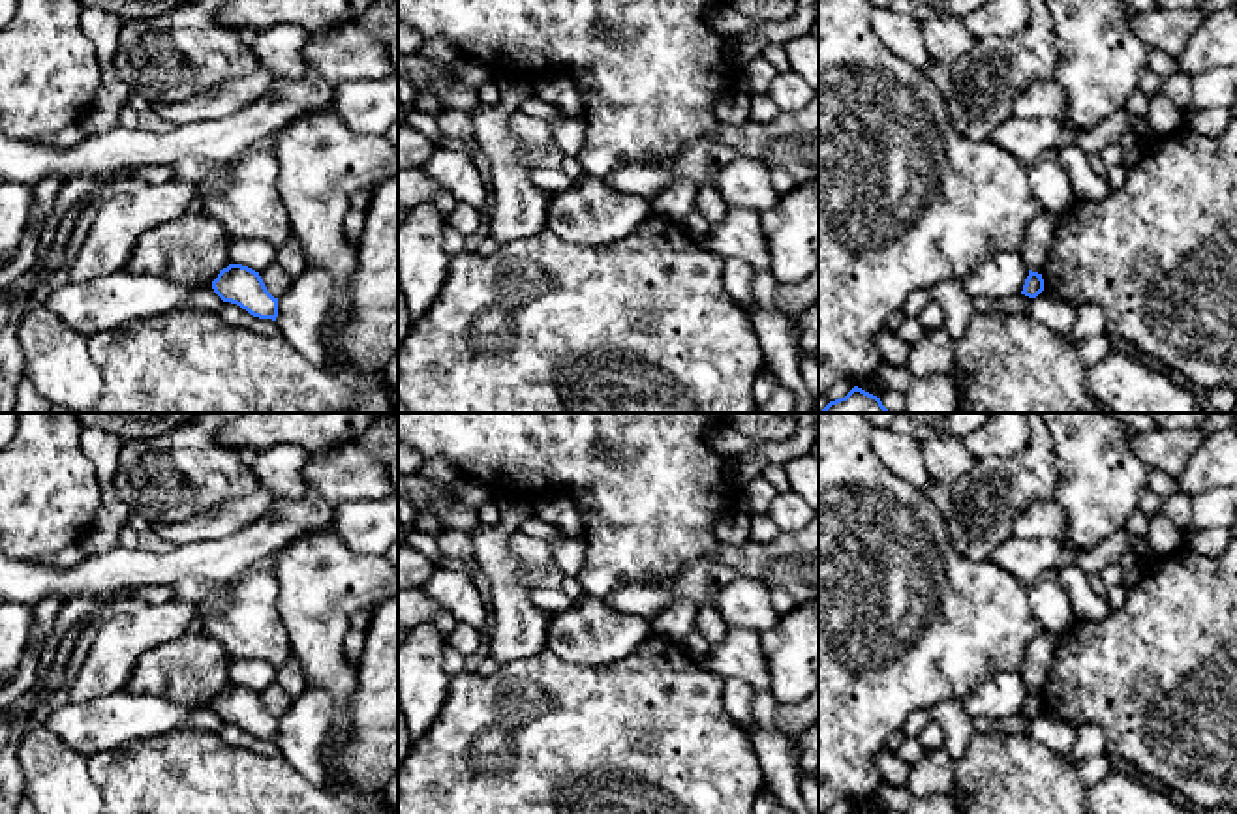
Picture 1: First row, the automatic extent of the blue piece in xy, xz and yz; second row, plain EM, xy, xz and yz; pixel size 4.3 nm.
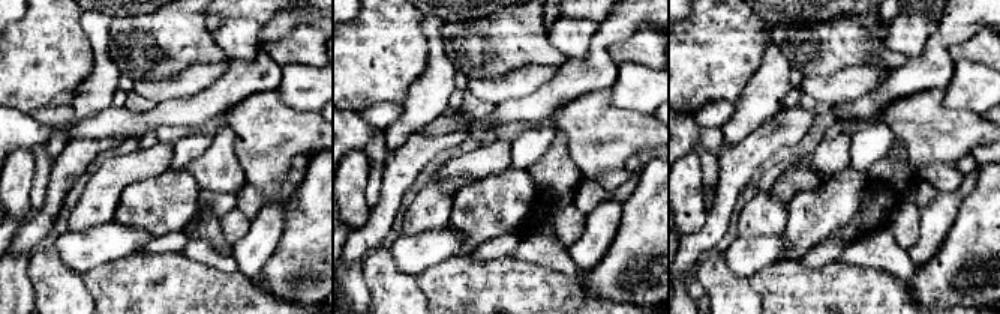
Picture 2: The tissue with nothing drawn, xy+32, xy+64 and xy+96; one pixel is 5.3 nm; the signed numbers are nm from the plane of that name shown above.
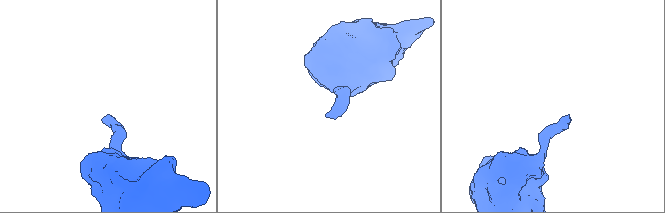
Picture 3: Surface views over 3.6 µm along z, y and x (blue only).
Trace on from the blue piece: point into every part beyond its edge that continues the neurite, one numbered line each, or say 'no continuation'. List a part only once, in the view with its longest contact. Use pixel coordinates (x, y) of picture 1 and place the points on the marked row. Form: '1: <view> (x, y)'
no continuation

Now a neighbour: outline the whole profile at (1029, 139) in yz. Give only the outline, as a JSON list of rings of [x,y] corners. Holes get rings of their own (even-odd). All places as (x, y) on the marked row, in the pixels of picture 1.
[[[1010,116],[995,128],[991,141],[1016,156],[1025,165],[1038,163],[1055,152],[1055,141],[1062,129],[1053,118],[1017,118]]]

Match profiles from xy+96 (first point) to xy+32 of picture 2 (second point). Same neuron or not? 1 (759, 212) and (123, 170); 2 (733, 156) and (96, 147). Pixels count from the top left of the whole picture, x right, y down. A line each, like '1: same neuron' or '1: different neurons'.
1: same neuron
2: same neuron

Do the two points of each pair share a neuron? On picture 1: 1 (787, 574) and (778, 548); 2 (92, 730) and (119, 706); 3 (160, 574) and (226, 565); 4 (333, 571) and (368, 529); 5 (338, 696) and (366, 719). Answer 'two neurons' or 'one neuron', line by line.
1: two neurons
2: one neuron
3: one neuron
4: two neurons
5: two neurons

